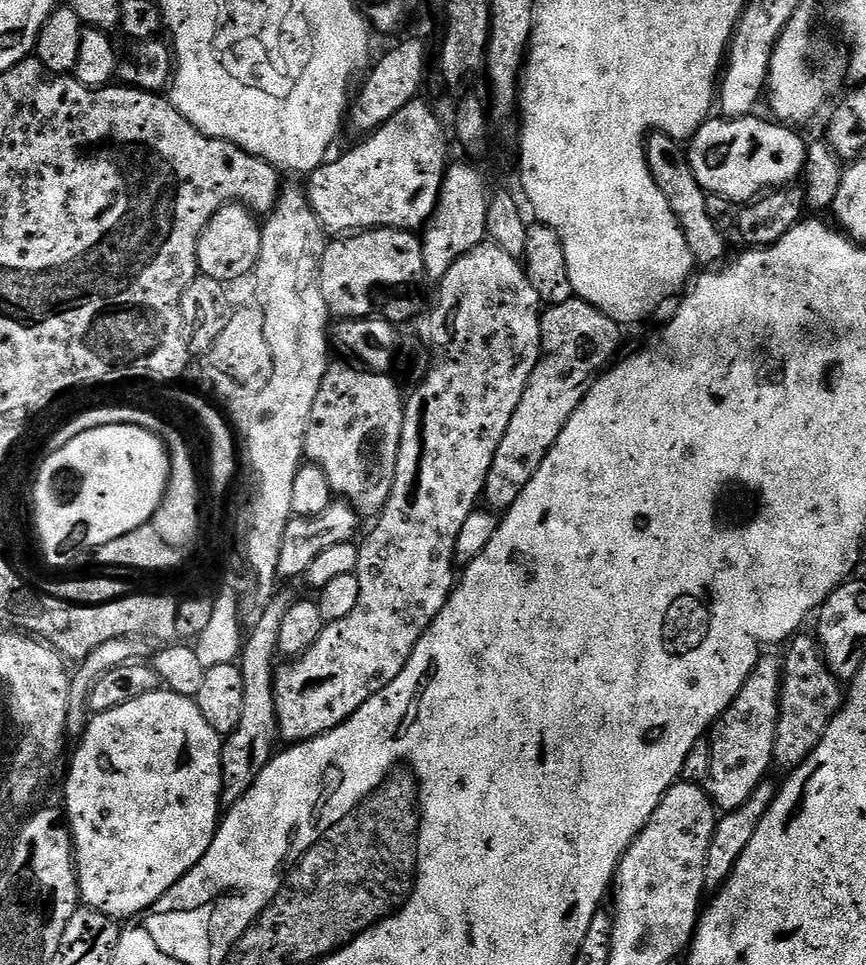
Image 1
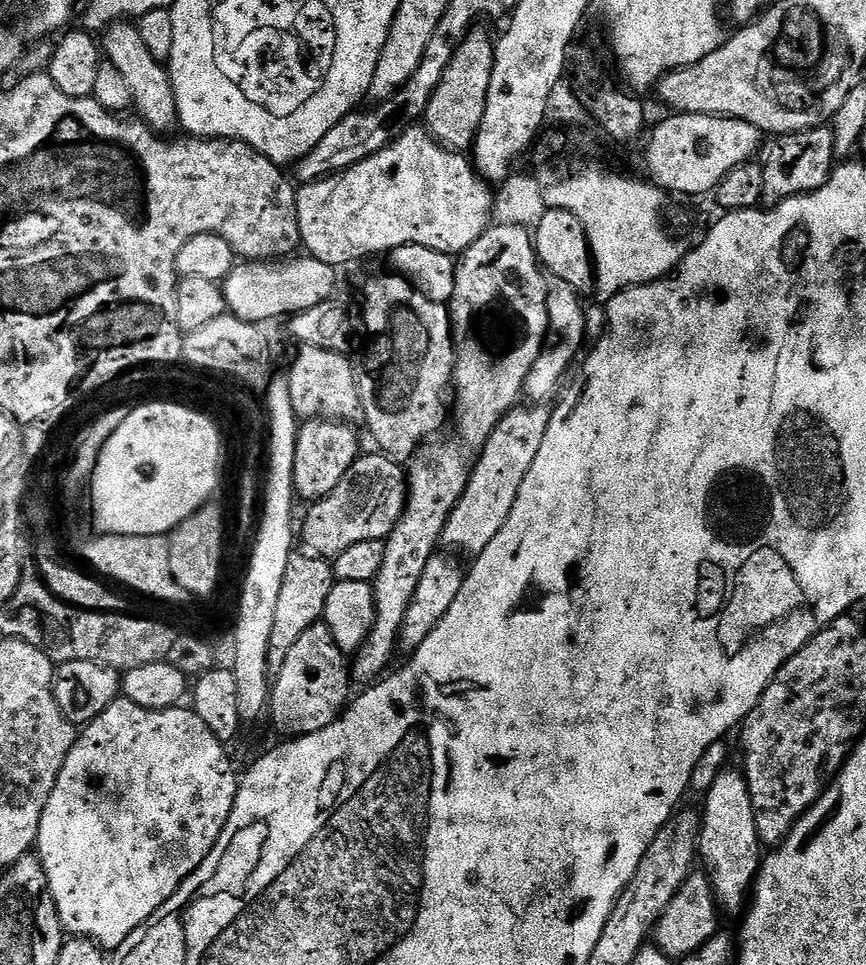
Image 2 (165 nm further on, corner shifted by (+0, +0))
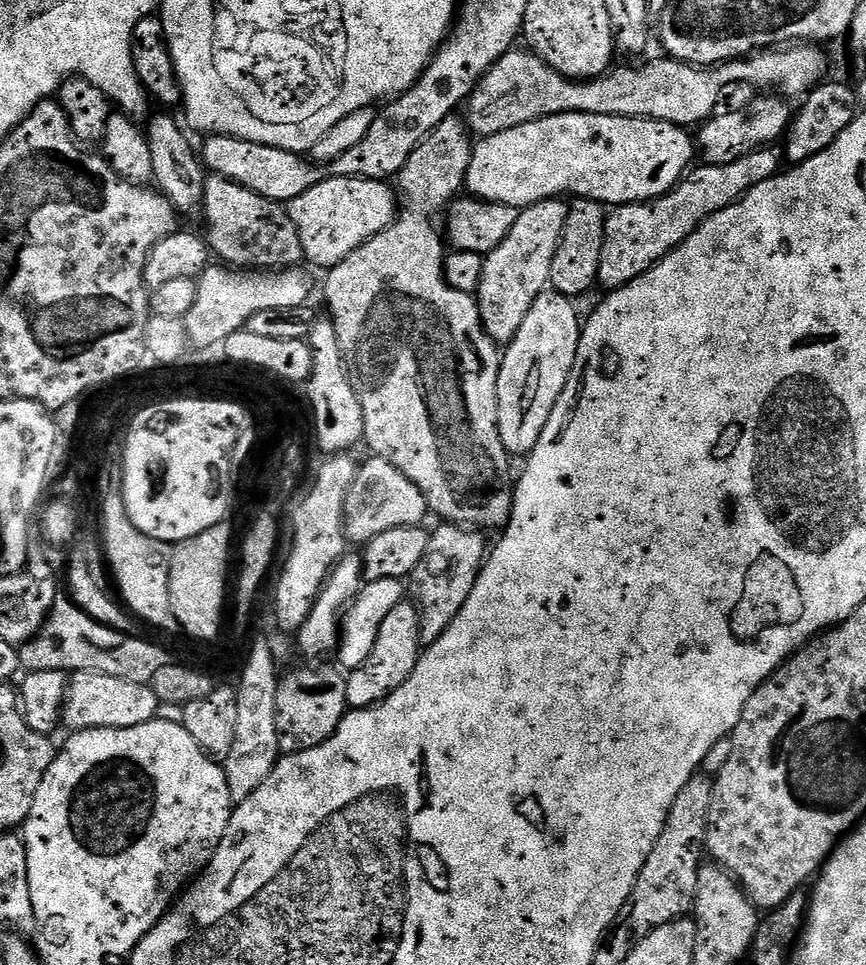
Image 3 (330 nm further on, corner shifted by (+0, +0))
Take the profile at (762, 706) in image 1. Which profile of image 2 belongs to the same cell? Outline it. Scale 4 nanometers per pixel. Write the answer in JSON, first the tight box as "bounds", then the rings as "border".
{"bounds":[698,767,762,914],"border":[[[725,767],[718,778],[714,778],[714,786],[703,793],[702,800],[698,856],[702,864],[704,860],[702,868],[712,884],[716,907],[724,914],[743,913],[762,863],[762,845],[754,826],[754,808],[743,771]]]}

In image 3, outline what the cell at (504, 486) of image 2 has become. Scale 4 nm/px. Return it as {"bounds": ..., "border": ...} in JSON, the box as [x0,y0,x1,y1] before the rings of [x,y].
{"bounds":[410,522,486,646],"border":[[[447,522],[439,525],[441,528],[432,528],[428,537],[426,554],[422,562],[412,571],[410,577],[410,596],[417,608],[420,609],[420,643],[427,646],[432,644],[458,618],[458,610],[466,606],[466,598],[470,598],[470,590],[474,590],[474,582],[478,578],[481,568],[484,567],[486,559],[486,547],[479,531],[463,527],[459,524],[450,524]]]}

